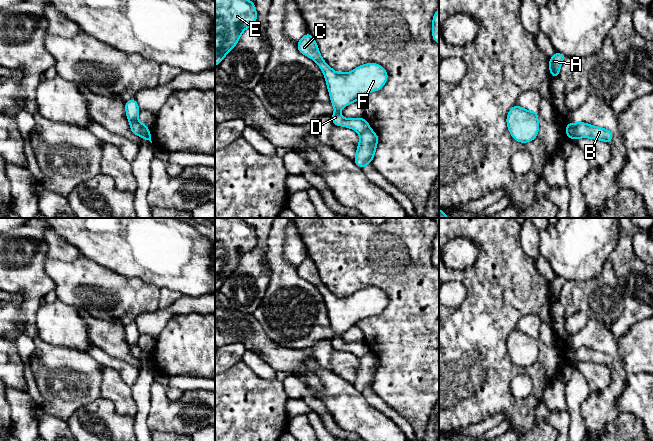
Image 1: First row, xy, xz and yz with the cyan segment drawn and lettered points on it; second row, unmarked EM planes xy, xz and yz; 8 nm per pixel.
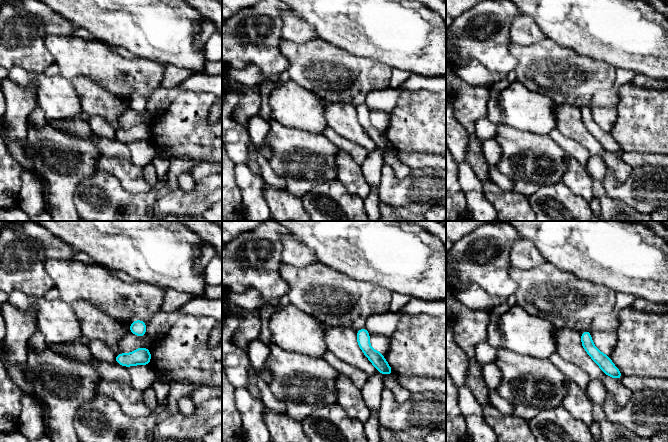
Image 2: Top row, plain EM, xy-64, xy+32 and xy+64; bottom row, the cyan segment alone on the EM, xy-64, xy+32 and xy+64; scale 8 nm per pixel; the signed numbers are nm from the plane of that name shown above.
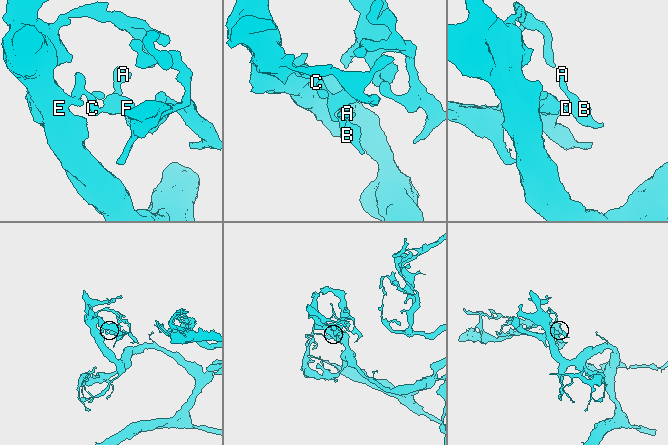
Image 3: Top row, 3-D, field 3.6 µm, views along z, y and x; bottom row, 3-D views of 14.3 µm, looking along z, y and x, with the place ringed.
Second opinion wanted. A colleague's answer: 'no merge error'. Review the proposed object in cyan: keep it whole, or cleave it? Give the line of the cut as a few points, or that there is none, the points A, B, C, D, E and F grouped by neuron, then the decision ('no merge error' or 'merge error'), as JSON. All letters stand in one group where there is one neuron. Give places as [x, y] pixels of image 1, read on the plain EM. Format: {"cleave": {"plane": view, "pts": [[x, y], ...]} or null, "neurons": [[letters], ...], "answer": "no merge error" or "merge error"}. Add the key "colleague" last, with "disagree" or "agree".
{"cleave": {"plane": "yz", "pts": [[576, 347], [574, 362]]}, "neurons": [["A", "B"], ["C", "D", "E", "F"]], "answer": "merge error", "colleague": "disagree"}

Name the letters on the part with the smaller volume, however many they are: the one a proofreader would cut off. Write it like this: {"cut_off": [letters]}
{"cut_off": ["A", "B"]}

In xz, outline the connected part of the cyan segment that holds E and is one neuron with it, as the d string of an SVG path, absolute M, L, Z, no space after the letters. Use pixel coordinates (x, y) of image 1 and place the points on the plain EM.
M215 218L215 290L238 267L245 253L257 245L256 229L242 218Z

